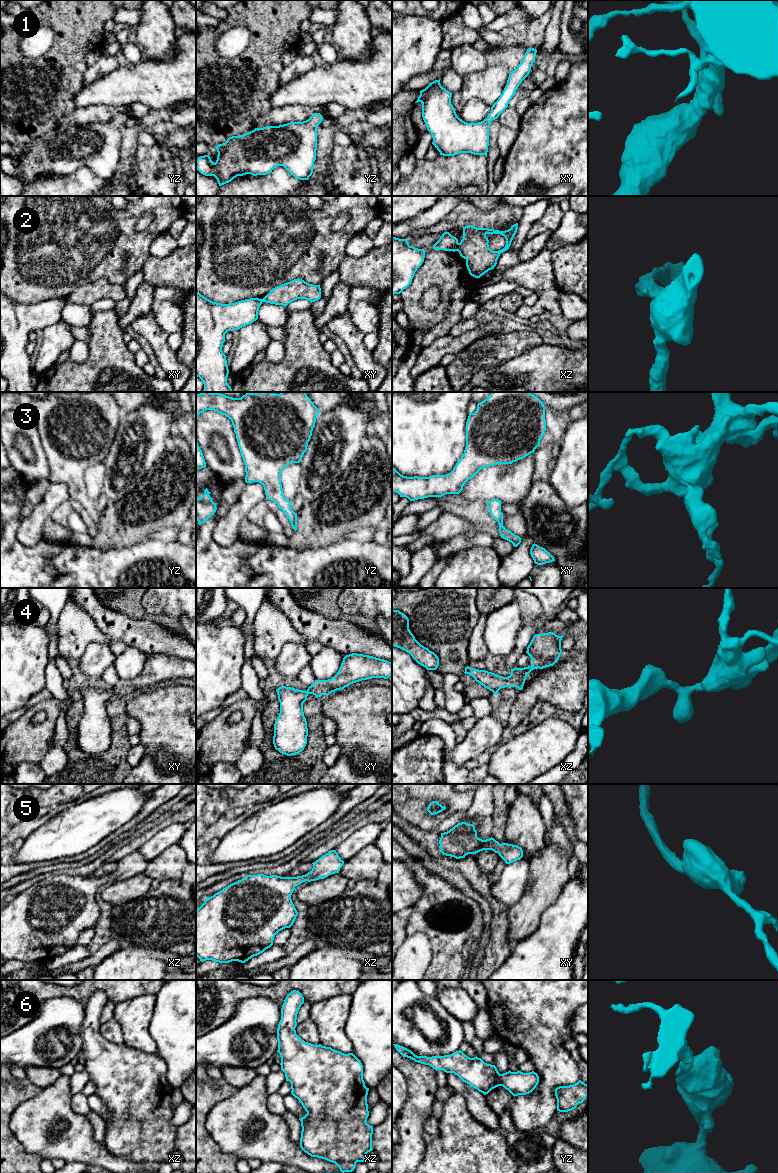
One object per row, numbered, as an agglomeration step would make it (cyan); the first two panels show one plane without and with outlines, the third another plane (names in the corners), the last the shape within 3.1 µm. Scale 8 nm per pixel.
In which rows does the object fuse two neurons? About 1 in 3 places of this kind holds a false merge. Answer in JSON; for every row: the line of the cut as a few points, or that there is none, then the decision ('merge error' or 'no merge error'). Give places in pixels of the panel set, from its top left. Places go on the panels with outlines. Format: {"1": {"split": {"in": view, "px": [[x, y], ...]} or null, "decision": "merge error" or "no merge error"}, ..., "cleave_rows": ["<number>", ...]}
{"1": {"split": null, "decision": "no merge error"}, "2": {"split": {"in": "xz", "px": [[457, 243], [458, 250]]}, "decision": "merge error"}, "3": {"split": null, "decision": "no merge error"}, "4": {"split": null, "decision": "no merge error"}, "5": {"split": null, "decision": "no merge error"}, "6": {"split": null, "decision": "no merge error"}, "cleave_rows": ["2"]}

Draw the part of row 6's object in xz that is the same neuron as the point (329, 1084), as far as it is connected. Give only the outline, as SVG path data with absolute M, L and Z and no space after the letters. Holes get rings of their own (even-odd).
M296 990L291 991L285 998L281 1008L281 1020L277 1029L278 1050L281 1057L281 1070L285 1073L286 1081L291 1083L291 1094L299 1100L307 1114L299 1118L301 1121L301 1149L311 1157L318 1157L335 1163L342 1173L352 1172L357 1162L364 1162L366 1154L373 1150L373 1126L366 1121L369 1116L367 1095L369 1088L363 1080L363 1065L353 1054L344 1054L331 1047L314 1045L302 1040L296 1034L297 1014L304 1003L303 995Z

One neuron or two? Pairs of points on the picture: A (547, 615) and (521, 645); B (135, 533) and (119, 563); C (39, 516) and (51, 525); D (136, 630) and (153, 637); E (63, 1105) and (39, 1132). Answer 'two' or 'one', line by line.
A: one
B: two
C: two
D: one
E: one

